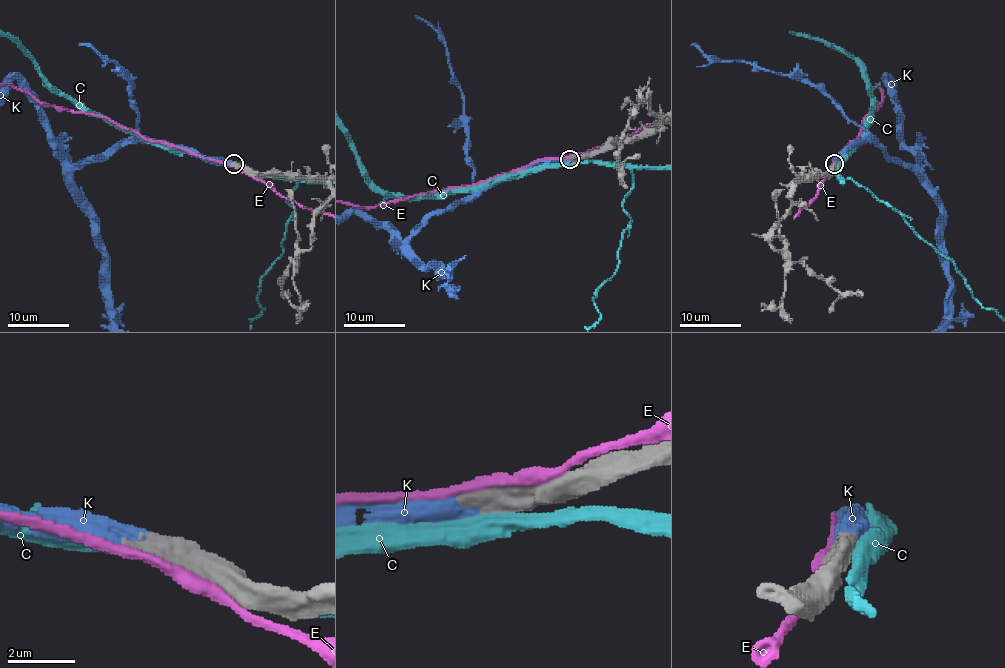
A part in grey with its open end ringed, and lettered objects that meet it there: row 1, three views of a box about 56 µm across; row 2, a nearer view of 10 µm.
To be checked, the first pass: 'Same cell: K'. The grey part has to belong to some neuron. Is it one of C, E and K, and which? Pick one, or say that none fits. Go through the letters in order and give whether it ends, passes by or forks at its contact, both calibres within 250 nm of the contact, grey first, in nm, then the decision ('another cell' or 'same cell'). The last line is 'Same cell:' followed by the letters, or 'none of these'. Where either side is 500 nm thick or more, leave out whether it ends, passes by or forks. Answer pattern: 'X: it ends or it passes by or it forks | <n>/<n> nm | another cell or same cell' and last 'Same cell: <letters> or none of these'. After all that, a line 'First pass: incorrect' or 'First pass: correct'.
C: 800/500 nm | another cell
E: 500/400 nm | another cell
K: 650/550 nm | same cell
Same cell: K
First pass: correct

